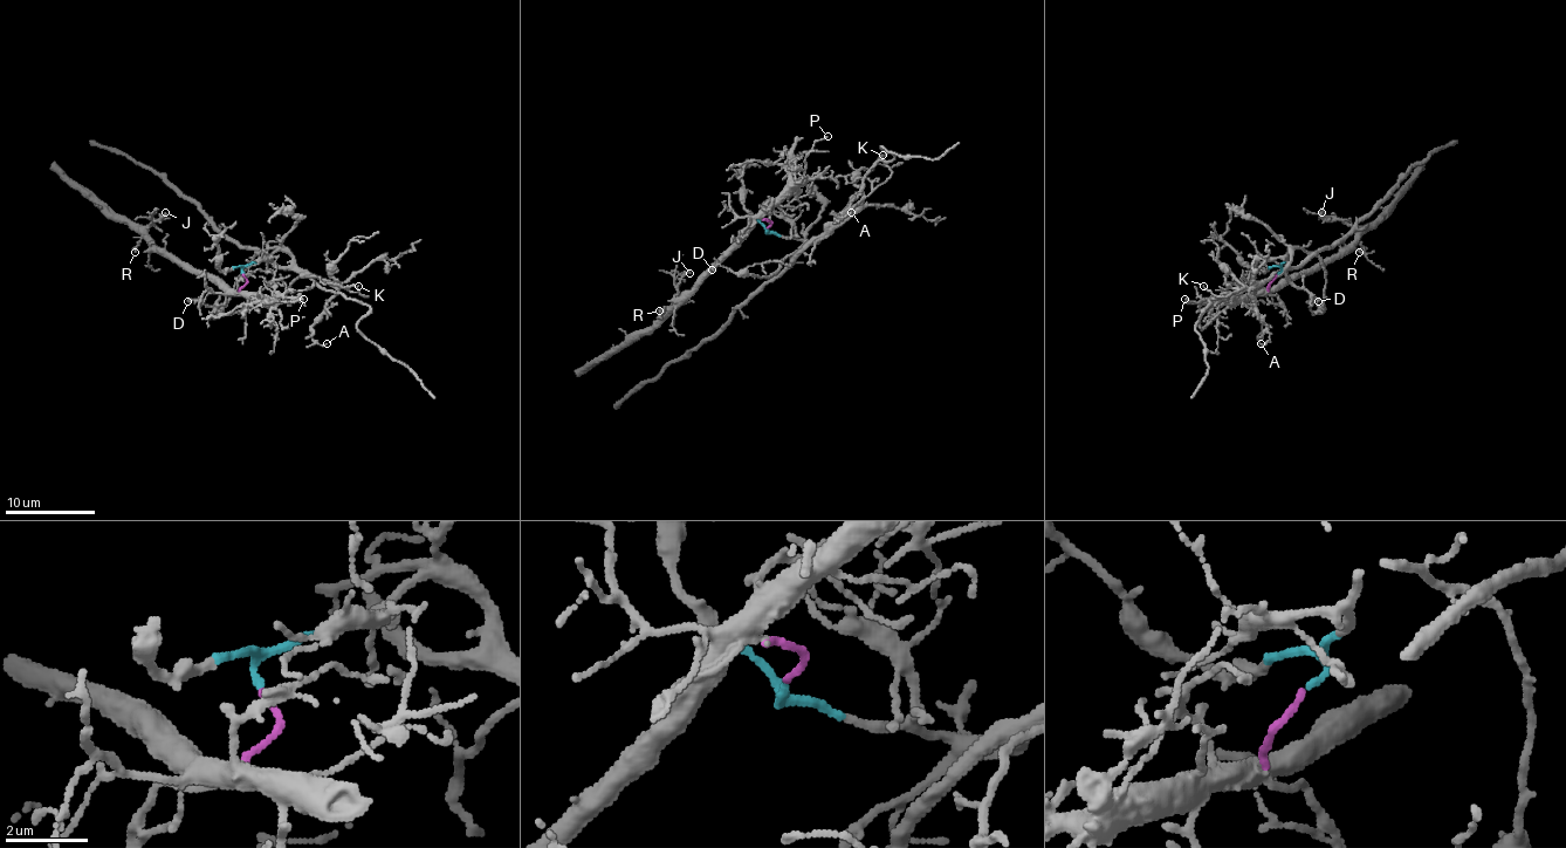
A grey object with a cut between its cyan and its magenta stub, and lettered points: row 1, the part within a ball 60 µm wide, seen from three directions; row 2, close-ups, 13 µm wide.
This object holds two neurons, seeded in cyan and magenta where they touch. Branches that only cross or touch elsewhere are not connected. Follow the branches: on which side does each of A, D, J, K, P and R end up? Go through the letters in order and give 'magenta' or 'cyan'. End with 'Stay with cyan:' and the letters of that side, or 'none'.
A: cyan
D: cyan
J: magenta
K: cyan
P: magenta
R: magenta
Stay with cyan: A, D, K

